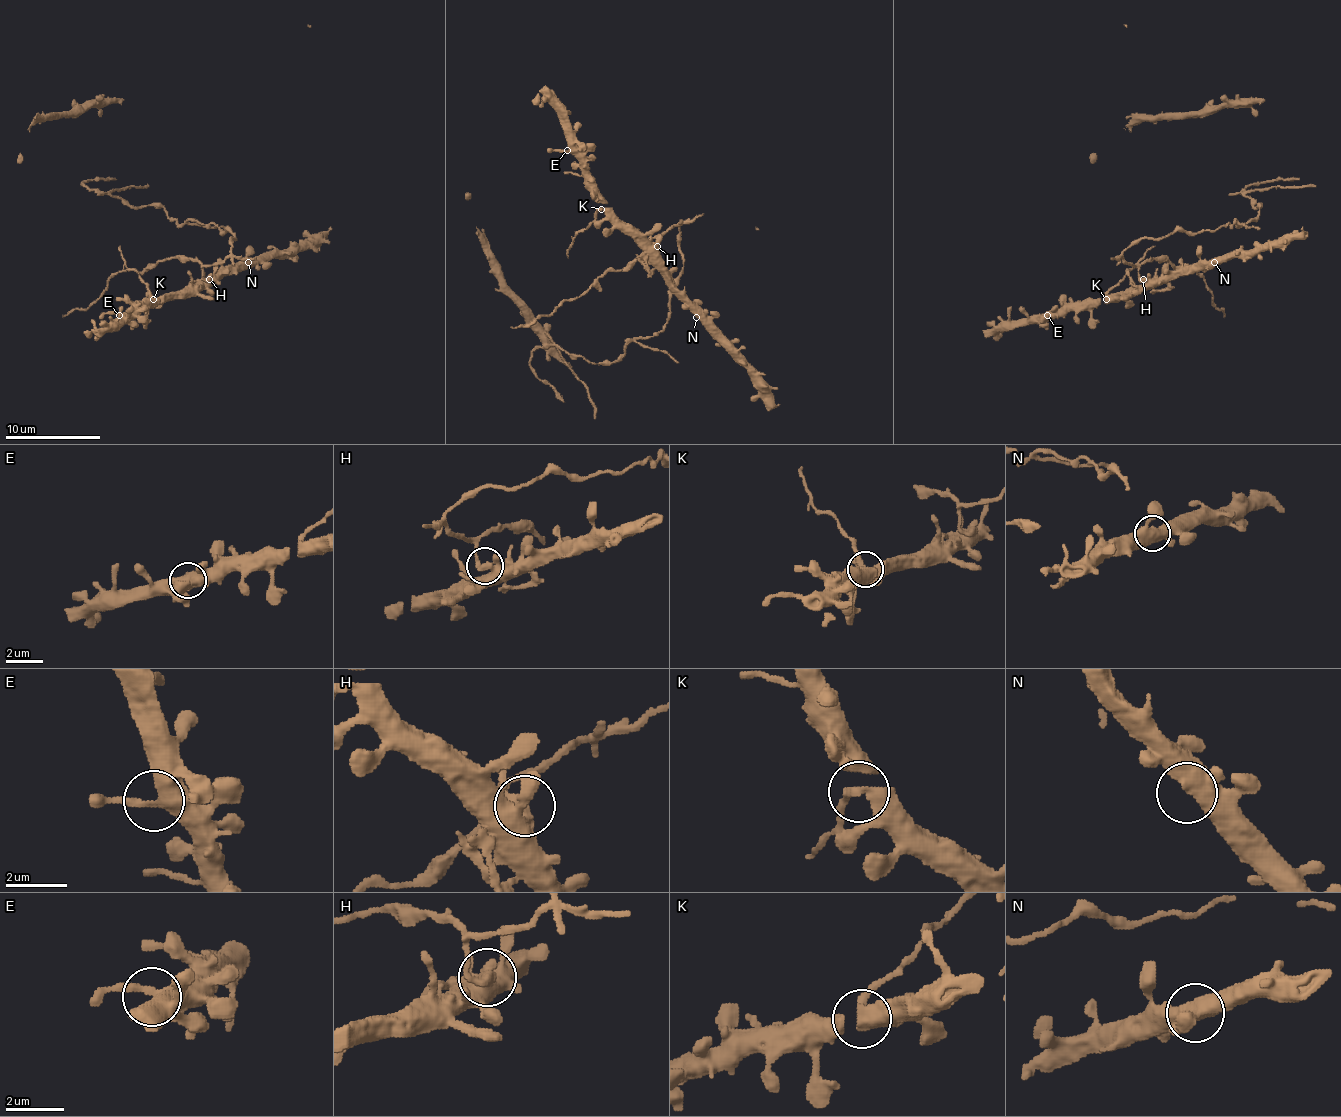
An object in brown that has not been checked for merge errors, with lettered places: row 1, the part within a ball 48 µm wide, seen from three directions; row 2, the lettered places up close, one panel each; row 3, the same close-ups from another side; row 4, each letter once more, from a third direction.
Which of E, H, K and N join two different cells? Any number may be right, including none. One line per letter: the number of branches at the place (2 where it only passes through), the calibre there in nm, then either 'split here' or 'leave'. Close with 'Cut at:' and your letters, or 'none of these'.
E: 2 | 420 nm | leave
H: 2 | 400 nm | split here
K: 3 | 320 nm | split here
N: 3 | 440 nm | leave
Cut at: H, K

